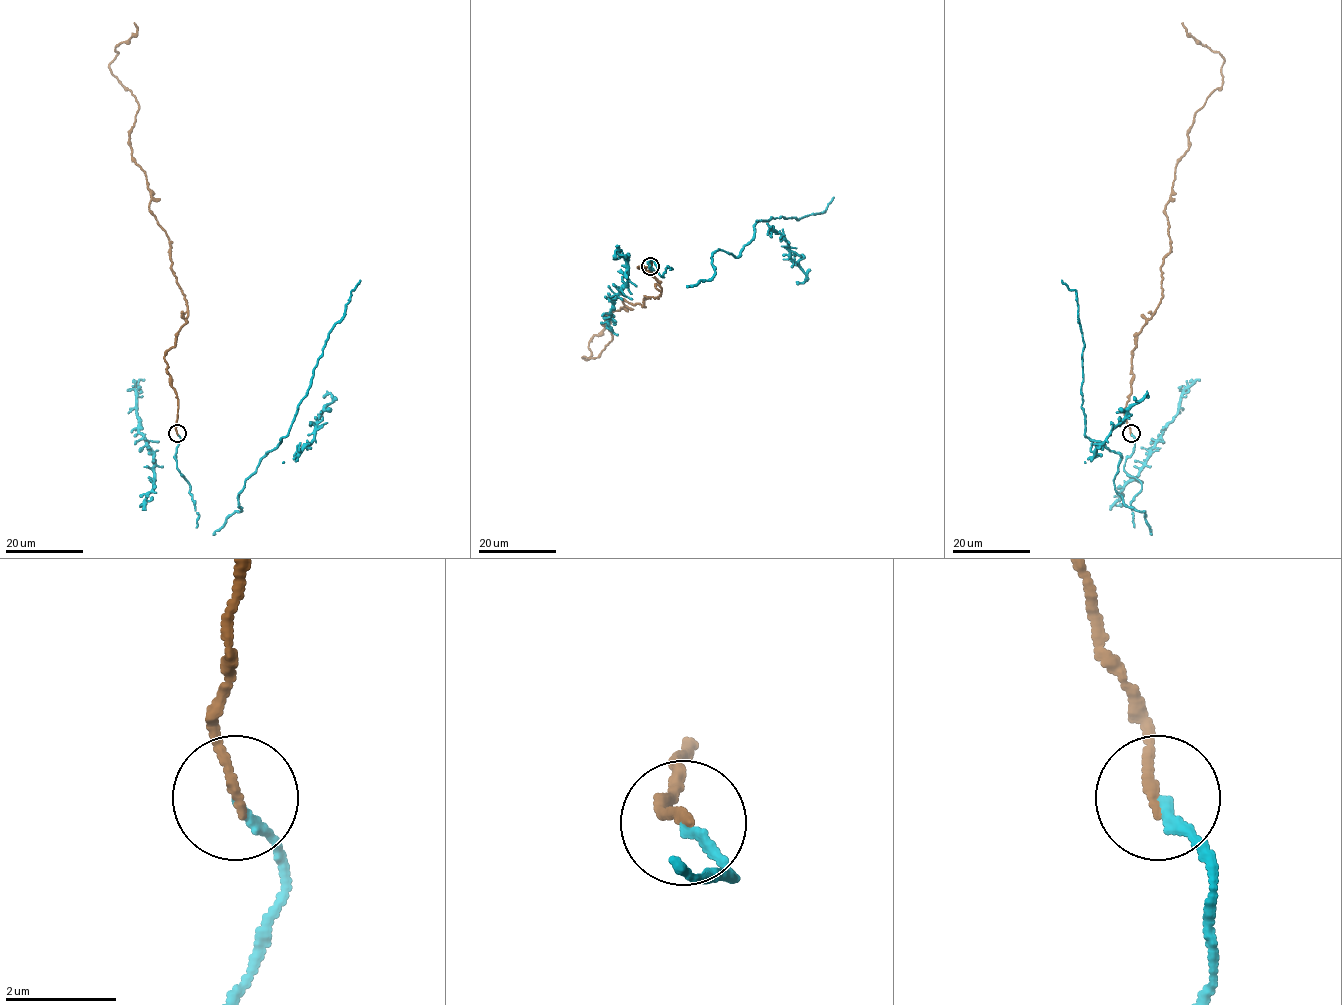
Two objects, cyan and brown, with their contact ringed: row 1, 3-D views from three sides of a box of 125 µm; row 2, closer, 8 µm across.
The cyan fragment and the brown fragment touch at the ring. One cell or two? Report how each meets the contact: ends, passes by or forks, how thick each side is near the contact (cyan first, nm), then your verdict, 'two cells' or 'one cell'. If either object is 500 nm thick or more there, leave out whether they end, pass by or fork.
cyan ends | brown ends | 160/170 nm | one cell

